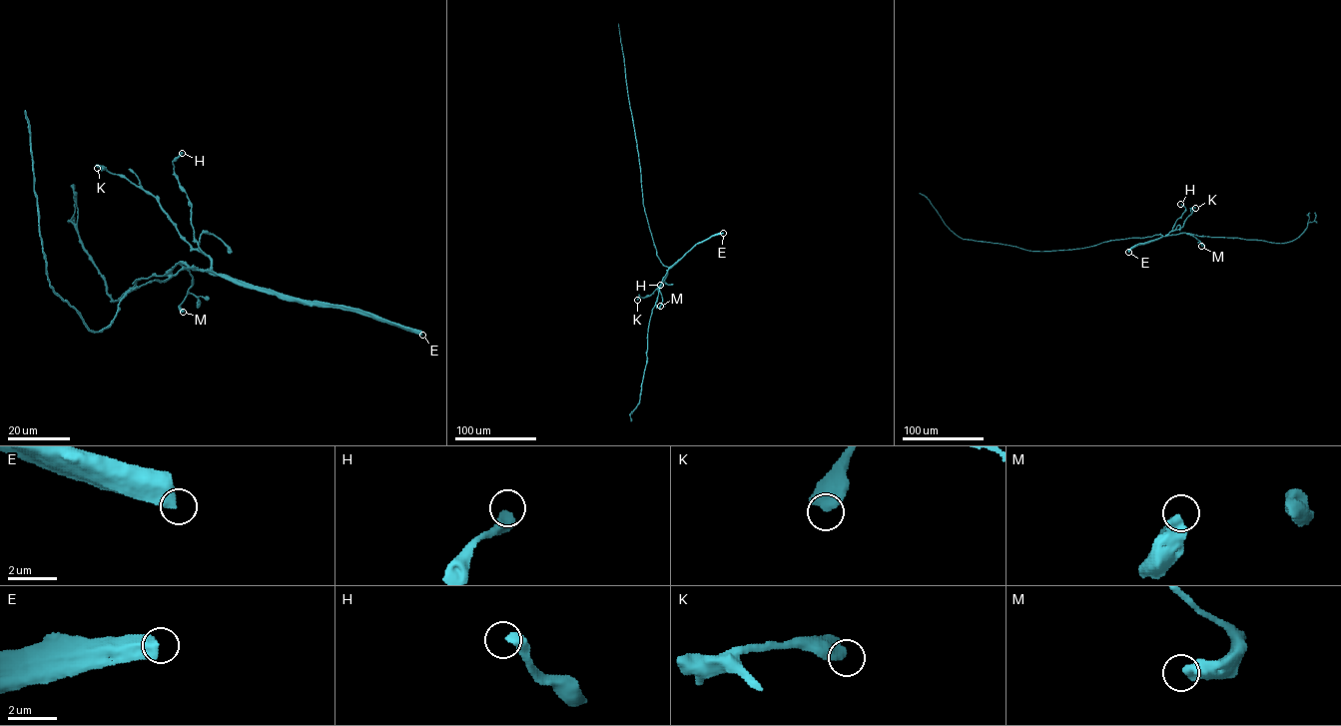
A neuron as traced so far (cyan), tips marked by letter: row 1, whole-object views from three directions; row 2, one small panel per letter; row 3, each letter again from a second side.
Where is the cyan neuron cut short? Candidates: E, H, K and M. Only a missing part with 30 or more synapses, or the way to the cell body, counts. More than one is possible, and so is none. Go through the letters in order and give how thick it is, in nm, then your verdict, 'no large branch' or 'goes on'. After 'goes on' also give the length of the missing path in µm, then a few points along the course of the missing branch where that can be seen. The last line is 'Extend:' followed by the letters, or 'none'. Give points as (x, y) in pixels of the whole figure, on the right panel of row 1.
E: 550 nm | no large branch
H: 480 nm | no large branch
K: 600 nm | no large branch
M: 480 nm | no large branch
Extend: none

